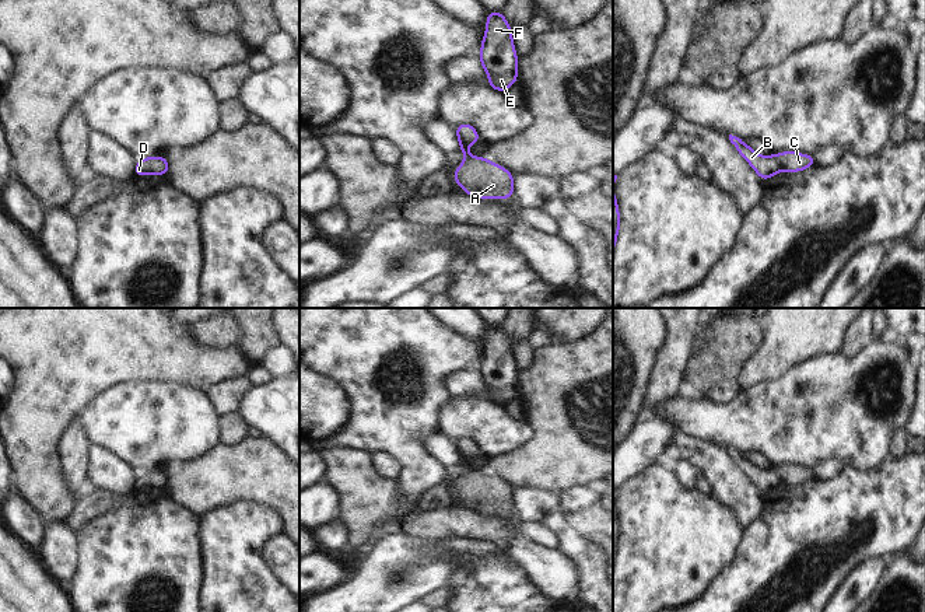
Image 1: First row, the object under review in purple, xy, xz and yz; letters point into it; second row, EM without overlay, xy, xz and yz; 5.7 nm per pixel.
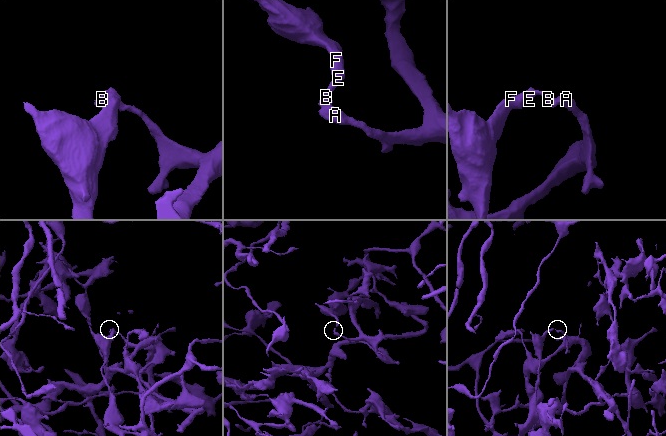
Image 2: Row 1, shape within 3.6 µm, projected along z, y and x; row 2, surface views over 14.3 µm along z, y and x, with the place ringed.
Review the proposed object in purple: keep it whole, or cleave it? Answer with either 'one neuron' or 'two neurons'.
two neurons

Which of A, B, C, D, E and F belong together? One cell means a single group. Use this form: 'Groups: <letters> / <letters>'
Groups: A C / B D E F

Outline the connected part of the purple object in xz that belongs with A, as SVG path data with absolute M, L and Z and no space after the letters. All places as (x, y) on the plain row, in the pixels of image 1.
M466 471L453 485L453 496L477 513L514 511L514 487L486 471Z

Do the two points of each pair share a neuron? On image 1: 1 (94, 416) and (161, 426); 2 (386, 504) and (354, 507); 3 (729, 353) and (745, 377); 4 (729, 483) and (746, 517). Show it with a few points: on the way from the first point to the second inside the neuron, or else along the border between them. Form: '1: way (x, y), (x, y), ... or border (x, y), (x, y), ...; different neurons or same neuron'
1: way (111, 419), (132, 419), (144, 423); same neuron
2: way (378, 504), (363, 506); same neuron
3: border (760, 345), (745, 363), (736, 380); different neurons
4: way (738, 492), (746, 502), (746, 509); same neuron

